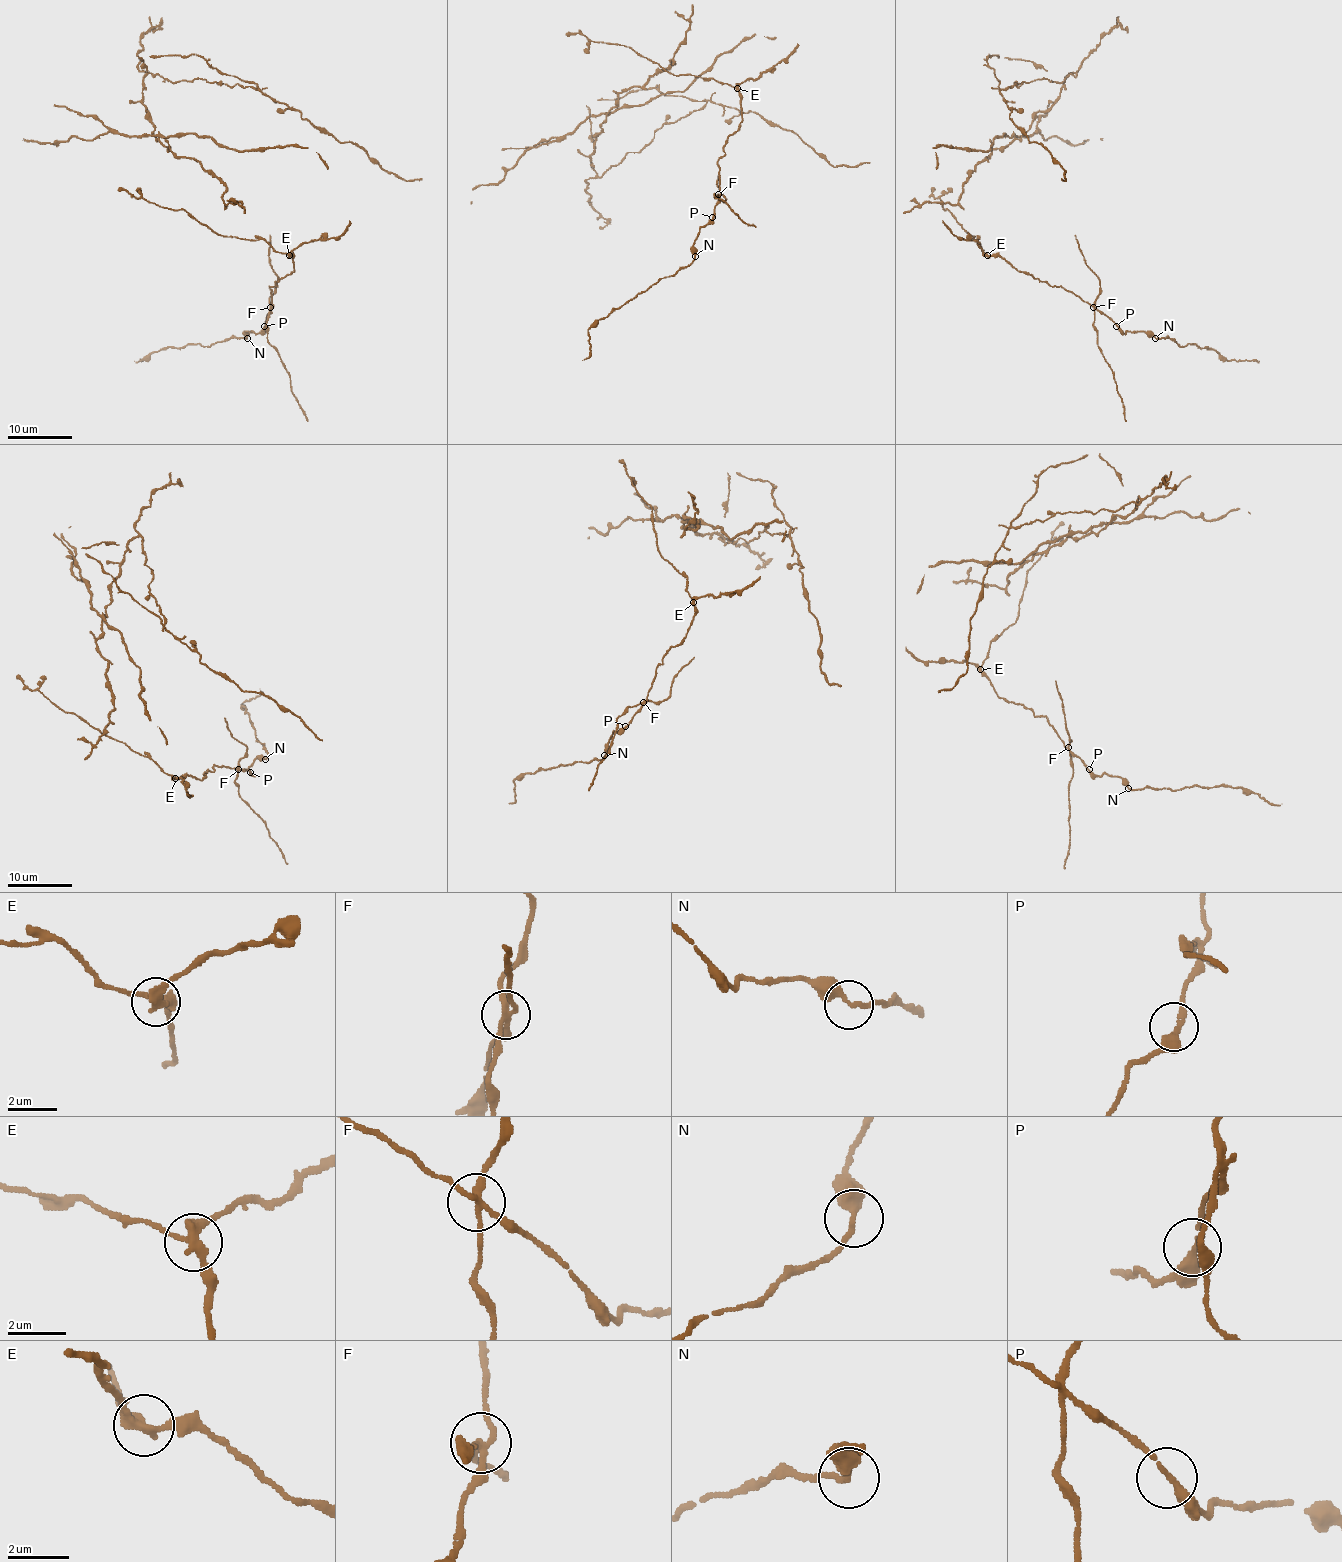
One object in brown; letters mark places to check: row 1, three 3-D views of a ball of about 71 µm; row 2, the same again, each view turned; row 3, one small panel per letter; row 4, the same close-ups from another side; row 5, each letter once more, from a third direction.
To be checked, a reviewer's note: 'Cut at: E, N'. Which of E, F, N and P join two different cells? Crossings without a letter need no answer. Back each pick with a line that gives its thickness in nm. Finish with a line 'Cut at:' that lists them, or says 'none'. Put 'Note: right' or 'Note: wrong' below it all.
E: calibre 260 nm
F: calibre 220 nm
Cut at: E, F
Note: wrong

